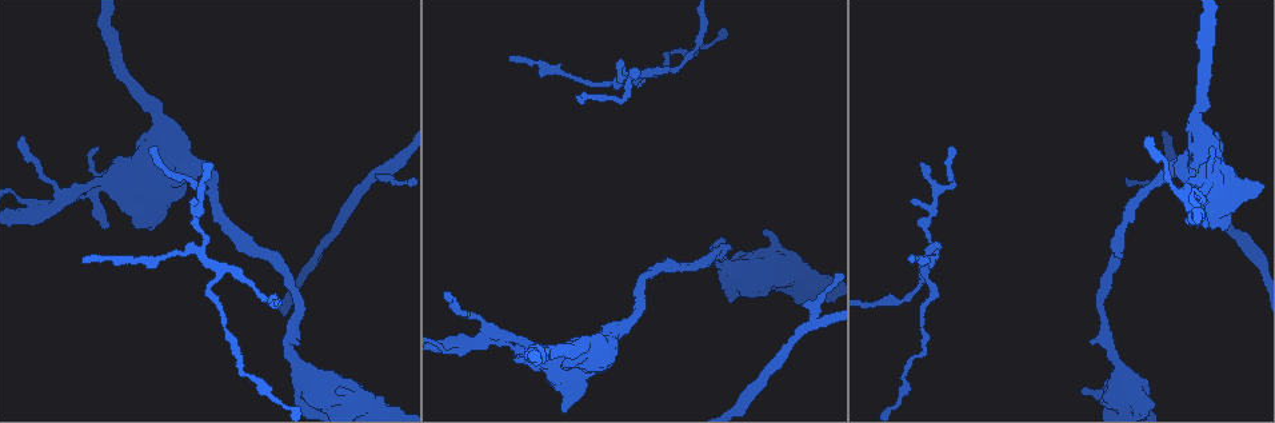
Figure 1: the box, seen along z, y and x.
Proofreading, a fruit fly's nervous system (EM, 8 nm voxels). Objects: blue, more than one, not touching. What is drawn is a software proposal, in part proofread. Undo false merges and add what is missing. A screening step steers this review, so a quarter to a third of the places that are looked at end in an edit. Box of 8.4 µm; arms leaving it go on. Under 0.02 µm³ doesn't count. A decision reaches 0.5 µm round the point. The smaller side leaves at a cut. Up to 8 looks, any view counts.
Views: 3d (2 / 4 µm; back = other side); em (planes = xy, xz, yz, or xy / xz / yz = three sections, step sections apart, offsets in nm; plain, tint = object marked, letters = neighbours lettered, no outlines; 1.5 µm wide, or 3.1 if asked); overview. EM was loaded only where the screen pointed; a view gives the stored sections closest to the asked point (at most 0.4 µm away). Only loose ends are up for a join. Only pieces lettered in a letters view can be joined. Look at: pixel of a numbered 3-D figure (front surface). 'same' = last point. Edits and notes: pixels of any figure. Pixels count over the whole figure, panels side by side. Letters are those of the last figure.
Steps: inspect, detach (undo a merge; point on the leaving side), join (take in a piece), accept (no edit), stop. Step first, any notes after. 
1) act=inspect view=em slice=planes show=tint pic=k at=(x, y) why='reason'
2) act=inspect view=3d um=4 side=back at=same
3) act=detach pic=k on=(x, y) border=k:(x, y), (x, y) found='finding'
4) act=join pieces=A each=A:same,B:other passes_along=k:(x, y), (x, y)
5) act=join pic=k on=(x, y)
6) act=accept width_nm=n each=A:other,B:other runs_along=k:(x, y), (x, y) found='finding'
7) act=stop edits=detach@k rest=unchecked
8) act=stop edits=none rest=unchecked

act=inspect view=em slice=planes show=letters pic=1 at=(110, 181) why='sharp bend'

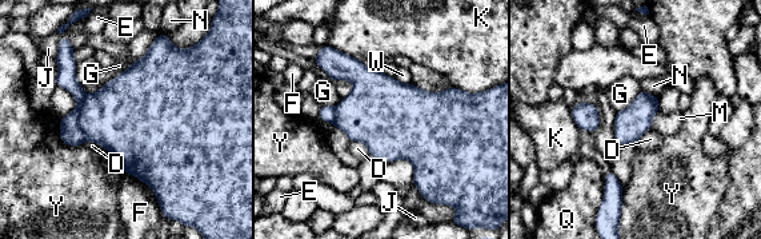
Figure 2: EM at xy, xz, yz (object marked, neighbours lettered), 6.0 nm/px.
act=detach pic=2 on=(71, 134) width_nm=460 each=D:other,E:other,F:other,G:other,J:other,K:other,M:other,N:other,Q:other,W:other,Y:other border=2:(85, 95), (77, 118), (84, 138) found='a second neuron is stuck on'

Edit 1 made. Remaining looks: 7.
act=inspect view=overview

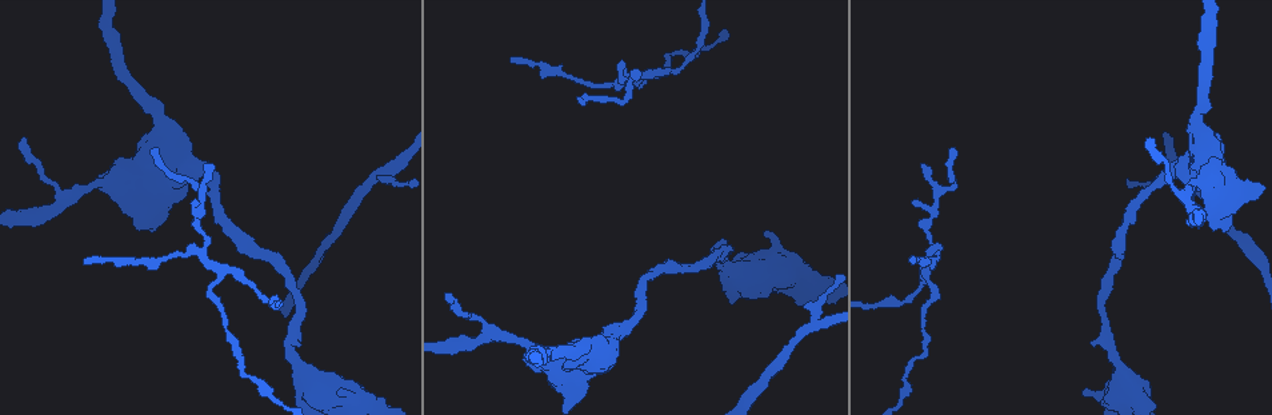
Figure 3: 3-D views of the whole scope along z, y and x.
act=inspect view=em slice=xz step=4 show=tint pic=3 at=(451, 301) why='free end'

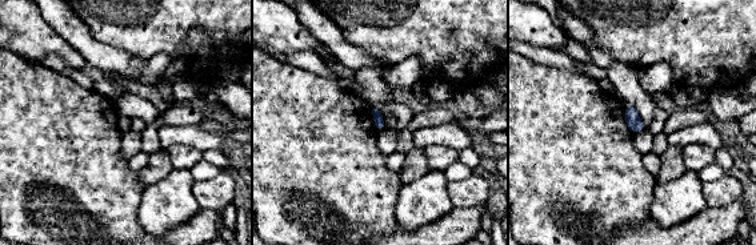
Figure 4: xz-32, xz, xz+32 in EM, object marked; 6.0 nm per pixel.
act=inspect view=em slice=xz step=4 show=letters at=same why='see the neighbours'

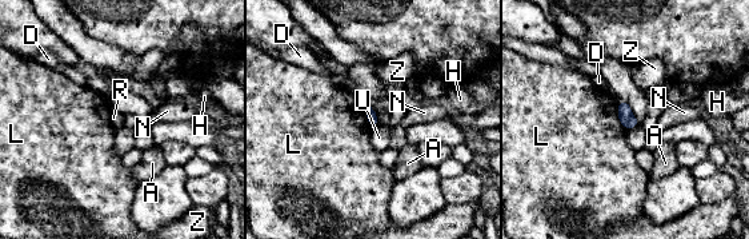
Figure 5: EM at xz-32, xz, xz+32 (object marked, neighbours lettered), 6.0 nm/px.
act=accept each=A:other,D:other,H:other,L:other,N:other,R:other,U:other,Z:other found='no lettered piece goes on from it'

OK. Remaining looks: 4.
act=stop edits=detach@2 rest=unchecked

